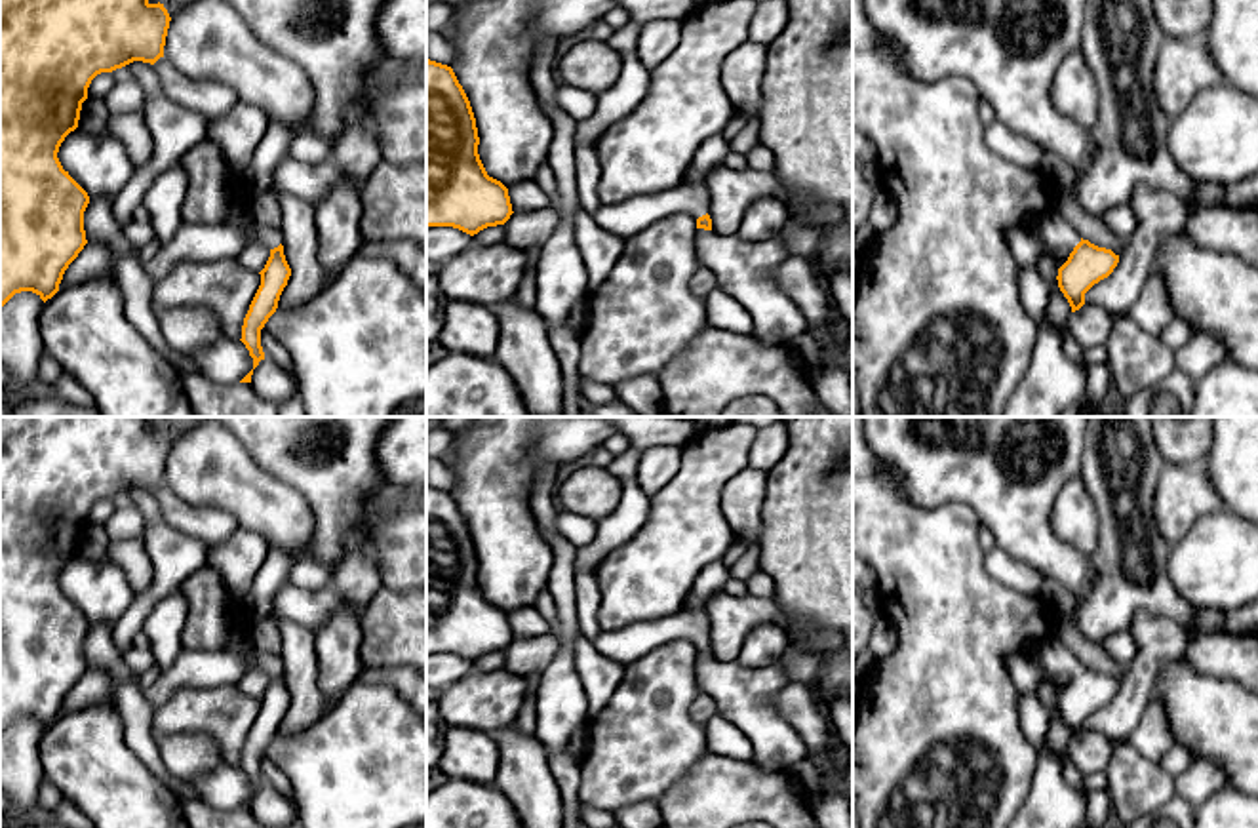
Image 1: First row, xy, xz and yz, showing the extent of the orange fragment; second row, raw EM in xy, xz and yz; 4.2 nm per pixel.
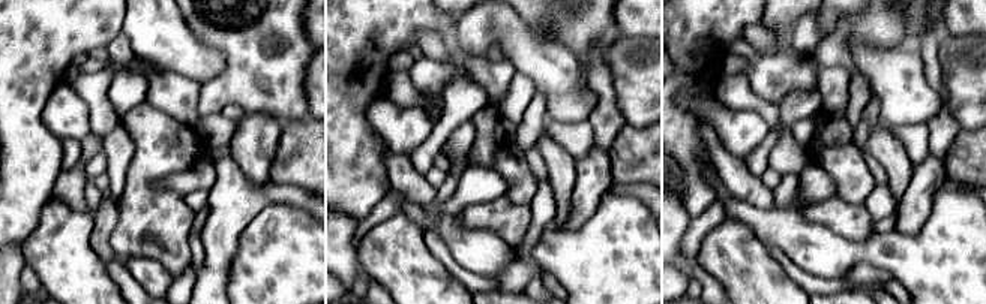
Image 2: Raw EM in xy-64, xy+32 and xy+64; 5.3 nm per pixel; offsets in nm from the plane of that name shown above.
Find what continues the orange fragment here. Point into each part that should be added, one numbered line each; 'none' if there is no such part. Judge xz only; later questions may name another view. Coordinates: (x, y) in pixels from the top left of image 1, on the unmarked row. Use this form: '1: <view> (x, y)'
1: xz (628, 644)

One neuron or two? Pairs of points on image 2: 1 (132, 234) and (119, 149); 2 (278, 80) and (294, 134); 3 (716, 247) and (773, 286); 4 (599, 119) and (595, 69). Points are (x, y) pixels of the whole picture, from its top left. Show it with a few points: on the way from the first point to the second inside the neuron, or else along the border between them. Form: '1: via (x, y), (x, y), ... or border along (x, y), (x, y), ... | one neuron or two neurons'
1: border along (134, 150), (129, 159), (125, 189), (116, 201) | two neurons
2: border along (306, 116), (282, 122) | two neurons
3: via (730, 253), (760, 283) | one neuron
4: via (604, 107), (601, 81) | one neuron

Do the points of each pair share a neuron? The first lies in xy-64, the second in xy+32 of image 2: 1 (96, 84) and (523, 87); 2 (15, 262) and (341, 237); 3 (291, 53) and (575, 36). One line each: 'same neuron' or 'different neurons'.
1: same neuron
2: same neuron
3: same neuron

